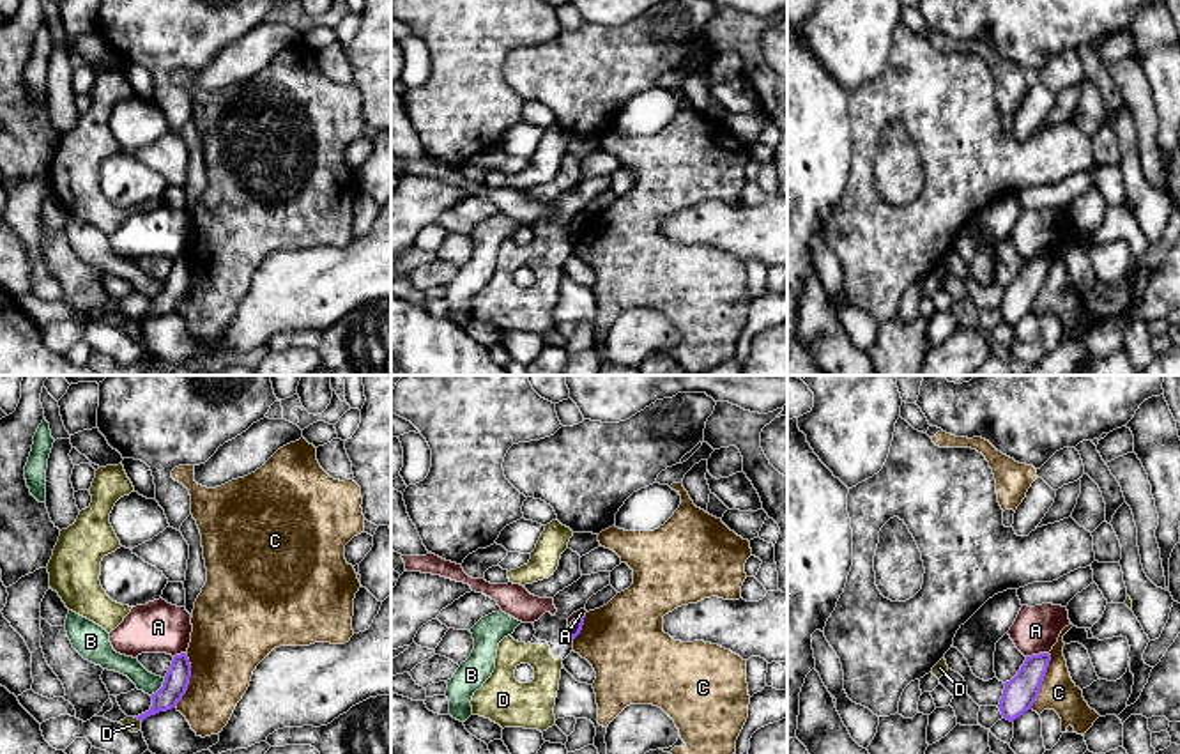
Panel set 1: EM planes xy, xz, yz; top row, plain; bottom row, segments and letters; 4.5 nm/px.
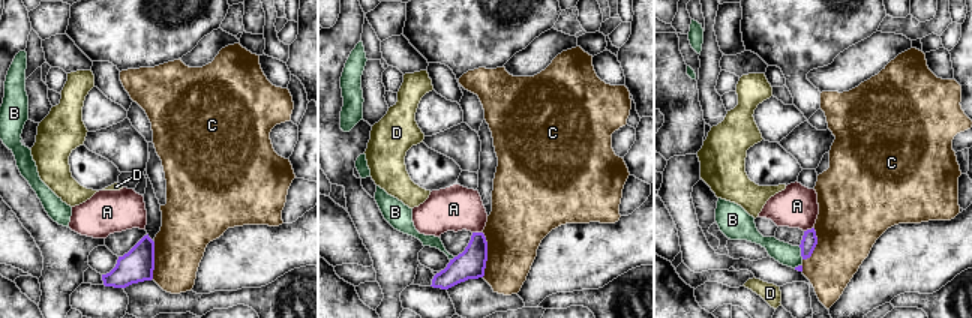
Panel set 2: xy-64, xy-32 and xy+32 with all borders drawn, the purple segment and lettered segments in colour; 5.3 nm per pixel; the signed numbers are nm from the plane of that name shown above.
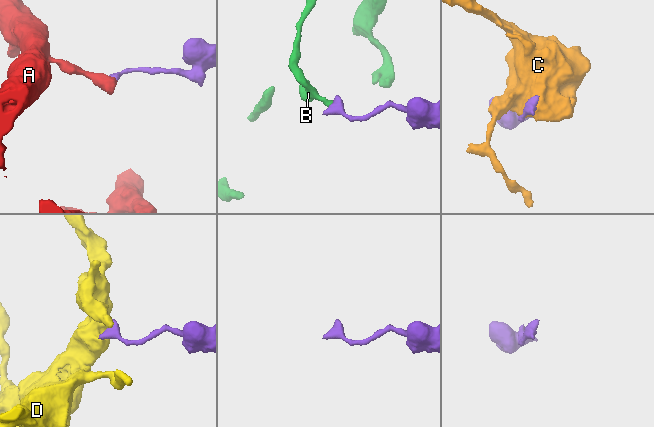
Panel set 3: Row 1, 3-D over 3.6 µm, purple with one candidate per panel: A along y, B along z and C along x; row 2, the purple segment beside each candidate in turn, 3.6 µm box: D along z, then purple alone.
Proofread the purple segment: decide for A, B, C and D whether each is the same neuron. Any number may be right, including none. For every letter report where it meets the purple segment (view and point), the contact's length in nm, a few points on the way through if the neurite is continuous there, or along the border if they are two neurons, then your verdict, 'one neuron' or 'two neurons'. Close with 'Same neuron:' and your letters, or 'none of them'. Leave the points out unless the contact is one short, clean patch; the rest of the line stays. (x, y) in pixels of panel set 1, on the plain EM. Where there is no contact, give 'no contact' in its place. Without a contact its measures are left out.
A: contact yz (1039, 257); length 110 nm; border yz (1048, 255), (1026, 261); two neurons
B: contact xy (161, 291); length 110 nm; two neurons
C: contact yz (1042, 284); length 280 nm; two neurons
D: contact xy (138, 323); length 50 nm; border xy (133, 321), (142, 324); two neurons
Same neuron: none of them

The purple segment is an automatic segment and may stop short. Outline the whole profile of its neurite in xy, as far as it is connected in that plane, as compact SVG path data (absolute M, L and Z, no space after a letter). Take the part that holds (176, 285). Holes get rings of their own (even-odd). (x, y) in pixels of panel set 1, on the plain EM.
M186 257L175 258L165 280L163 290L150 299L152 301L150 313L134 322L143 326L150 319L175 312L188 294L189 281L191 267L188 258Z

